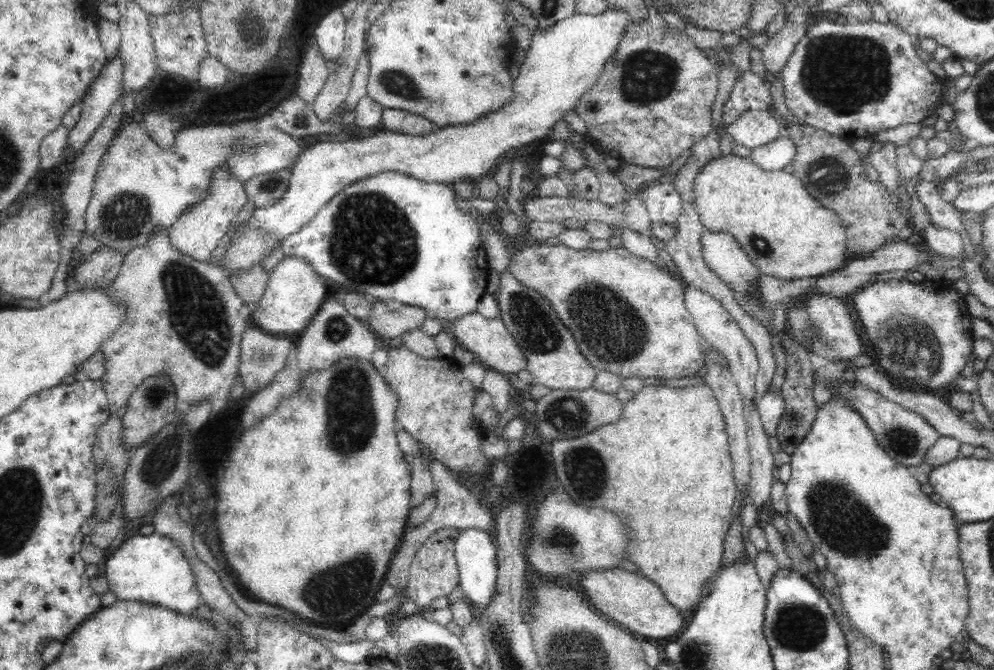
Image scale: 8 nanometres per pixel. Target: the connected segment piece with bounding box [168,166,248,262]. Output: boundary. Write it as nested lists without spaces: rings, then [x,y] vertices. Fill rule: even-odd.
[[[216,168],[210,180],[208,196],[200,202],[196,202],[192,208],[182,212],[182,216],[169,228],[170,244],[176,250],[191,256],[200,262],[208,259],[212,251],[218,246],[218,242],[225,237],[232,219],[242,210],[242,206],[248,202],[248,195],[244,191],[244,185],[227,173],[227,168]]]

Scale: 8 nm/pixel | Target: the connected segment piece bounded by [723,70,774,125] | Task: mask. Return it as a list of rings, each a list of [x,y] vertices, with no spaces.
[[[751,70],[742,73],[734,84],[730,97],[724,103],[723,121],[725,124],[732,124],[740,114],[747,110],[769,111],[774,103],[770,86],[768,82],[761,82]]]

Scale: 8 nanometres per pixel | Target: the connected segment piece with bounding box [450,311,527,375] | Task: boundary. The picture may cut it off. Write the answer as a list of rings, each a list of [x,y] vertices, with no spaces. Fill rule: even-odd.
[[[474,311],[454,319],[450,330],[455,342],[459,343],[464,350],[472,352],[485,367],[490,366],[492,370],[506,375],[510,372],[517,374],[527,368],[527,360],[521,348],[513,340],[513,336],[500,317],[488,319]]]

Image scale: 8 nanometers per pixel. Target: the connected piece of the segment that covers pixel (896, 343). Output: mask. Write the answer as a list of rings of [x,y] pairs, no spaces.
[[[925,278],[924,282],[914,283],[904,279],[874,281],[851,295],[854,312],[862,324],[868,344],[874,346],[874,358],[878,367],[888,376],[914,380],[930,391],[952,384],[960,375],[966,362],[974,352],[972,337],[972,318],[964,296],[954,289],[945,278],[935,280]]]

